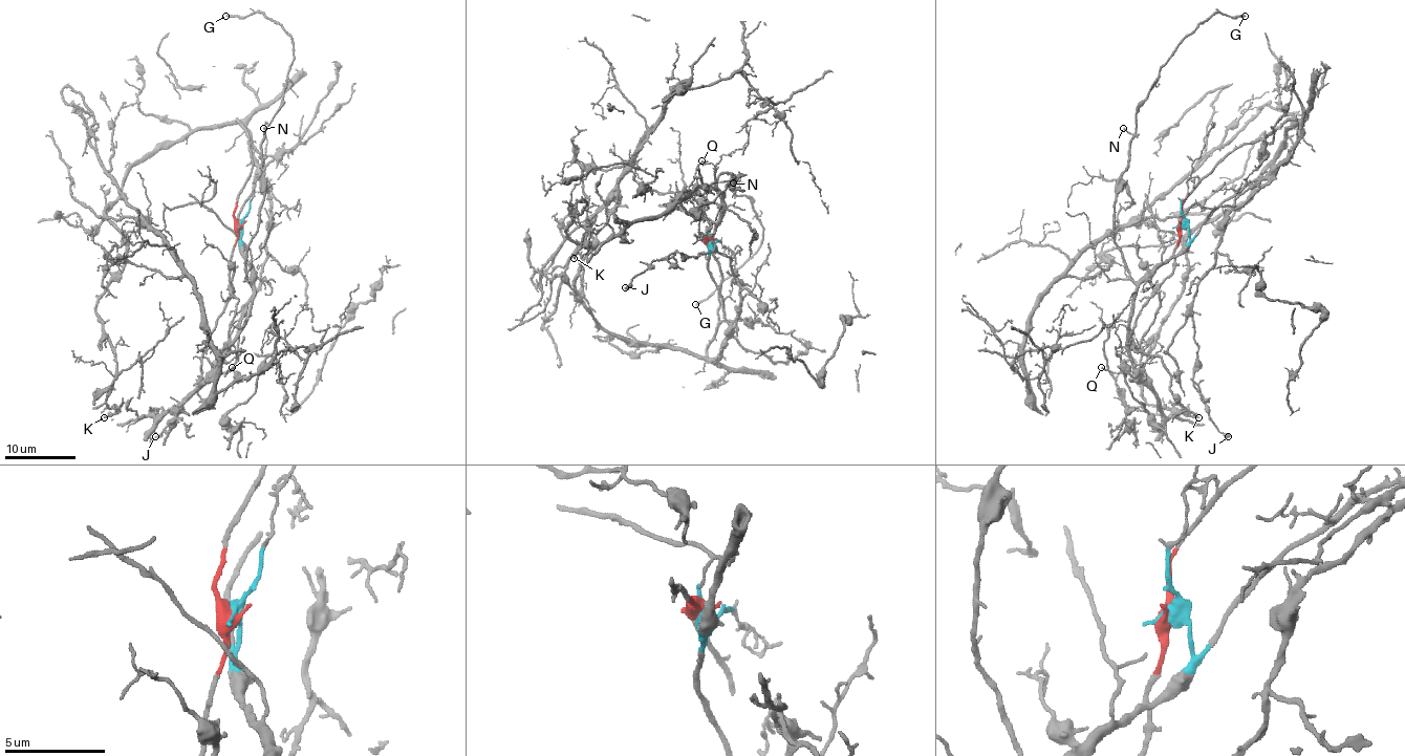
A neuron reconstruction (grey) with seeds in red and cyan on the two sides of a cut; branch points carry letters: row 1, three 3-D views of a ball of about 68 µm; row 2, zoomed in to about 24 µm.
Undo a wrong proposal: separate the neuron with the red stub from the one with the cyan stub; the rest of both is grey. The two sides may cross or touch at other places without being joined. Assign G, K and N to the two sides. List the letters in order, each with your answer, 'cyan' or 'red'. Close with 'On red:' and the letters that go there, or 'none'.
G: cyan
K: red
N: cyan
On red: K

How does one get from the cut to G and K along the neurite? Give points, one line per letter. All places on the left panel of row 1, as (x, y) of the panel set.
G: (239, 223), (249, 282), (246, 246), (263, 200), (261, 142), (282, 101), (293, 40), (257, 12), (225, 15)
K: (239, 223), (252, 155), (236, 120), (131, 168), (105, 212), (126, 244), (95, 308), (117, 365), (105, 416)

